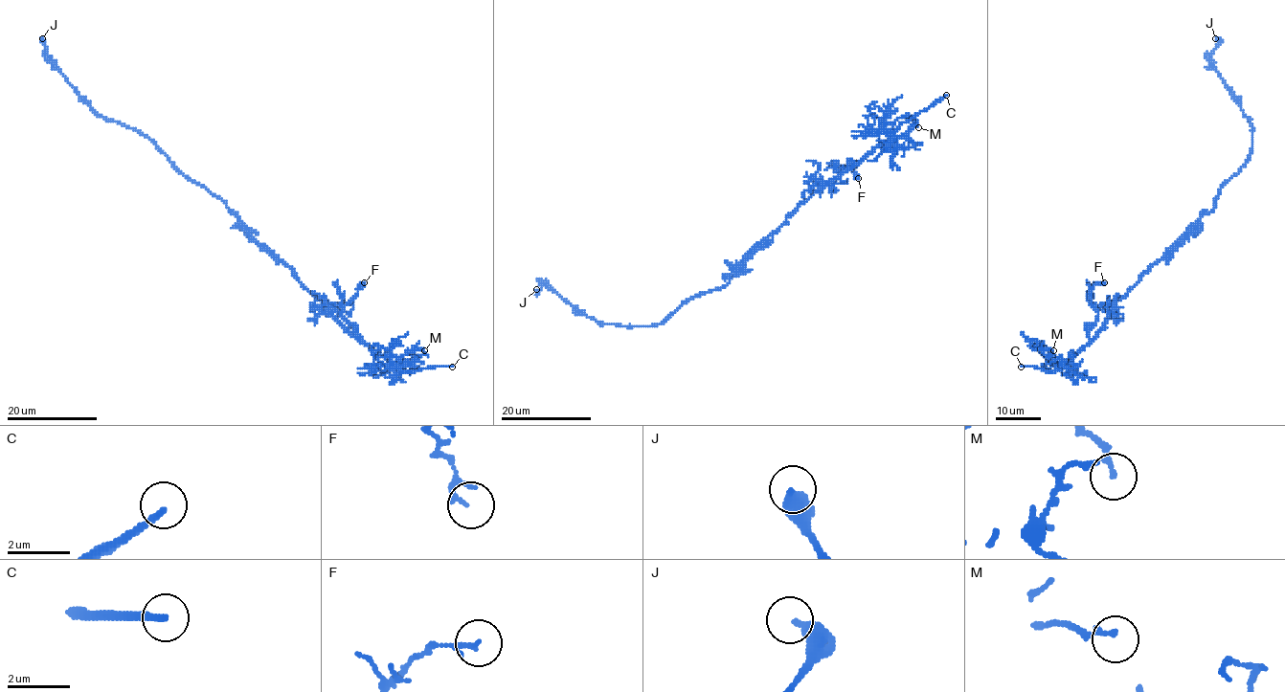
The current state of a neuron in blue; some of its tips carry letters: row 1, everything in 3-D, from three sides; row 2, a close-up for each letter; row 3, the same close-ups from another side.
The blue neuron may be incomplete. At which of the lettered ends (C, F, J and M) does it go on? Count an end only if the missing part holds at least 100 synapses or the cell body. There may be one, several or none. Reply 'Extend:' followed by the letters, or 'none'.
Extend: C

